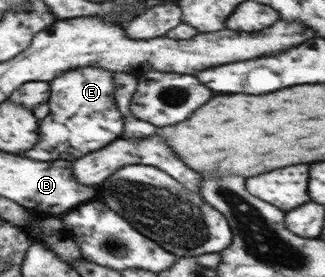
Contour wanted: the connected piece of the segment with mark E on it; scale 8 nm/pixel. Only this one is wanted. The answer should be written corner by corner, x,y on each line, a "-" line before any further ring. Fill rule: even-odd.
80,68
66,72
49,82
52,96
48,100
50,114
40,122
40,138
34,150
24,152
26,158
50,160
78,160
84,154
104,148
124,132
124,120
114,104
112,74
102,68

